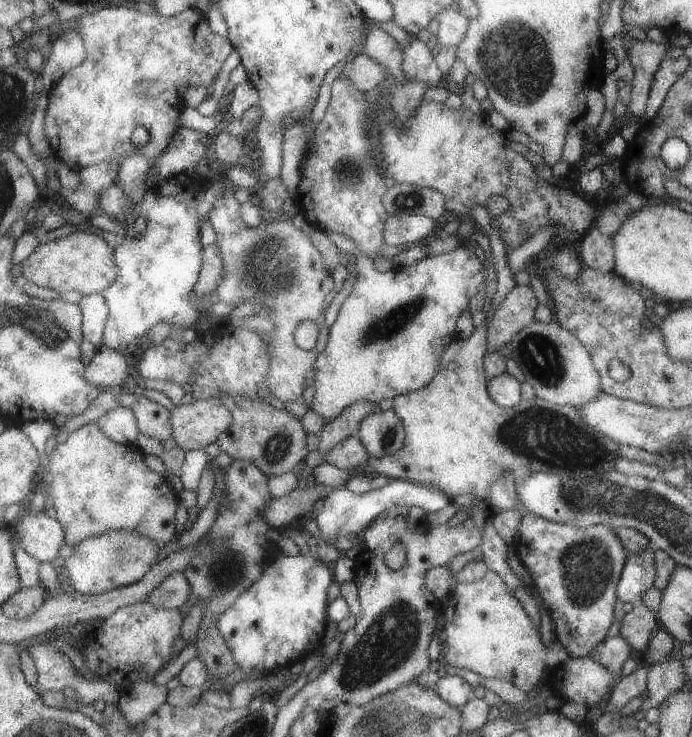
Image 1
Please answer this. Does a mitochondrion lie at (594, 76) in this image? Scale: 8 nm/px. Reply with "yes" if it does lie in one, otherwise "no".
no

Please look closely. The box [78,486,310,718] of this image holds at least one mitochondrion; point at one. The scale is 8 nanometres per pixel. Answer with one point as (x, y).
(124, 555)

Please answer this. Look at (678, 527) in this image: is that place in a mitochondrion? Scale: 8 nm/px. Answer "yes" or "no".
yes

